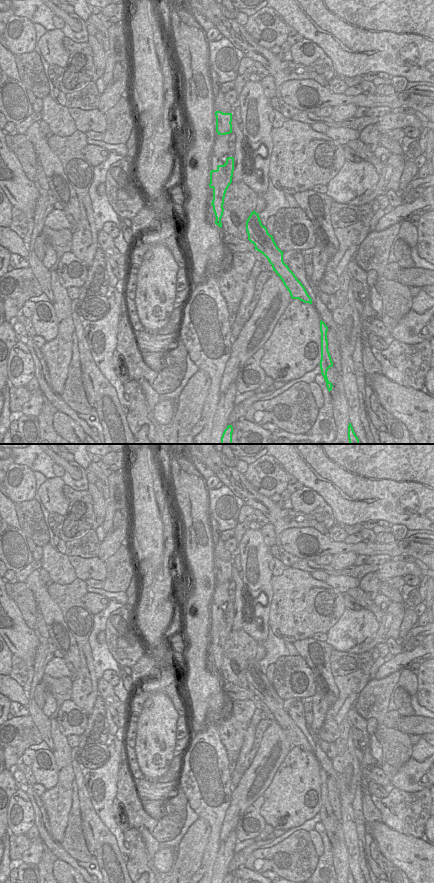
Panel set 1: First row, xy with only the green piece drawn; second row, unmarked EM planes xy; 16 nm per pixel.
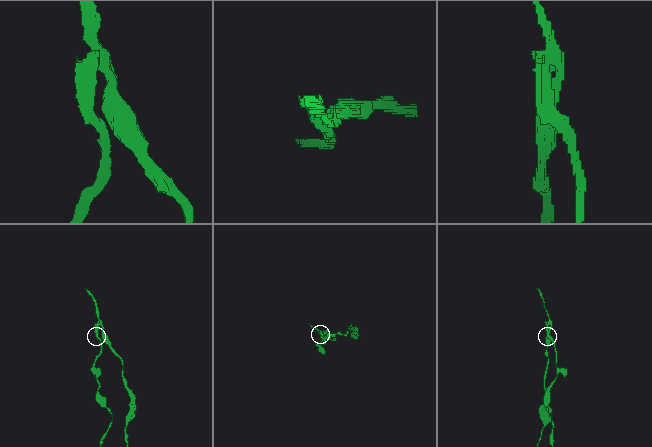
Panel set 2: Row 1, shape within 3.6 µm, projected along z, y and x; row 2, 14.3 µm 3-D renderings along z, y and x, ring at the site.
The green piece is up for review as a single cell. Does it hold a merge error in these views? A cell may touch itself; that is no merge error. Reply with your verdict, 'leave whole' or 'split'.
split

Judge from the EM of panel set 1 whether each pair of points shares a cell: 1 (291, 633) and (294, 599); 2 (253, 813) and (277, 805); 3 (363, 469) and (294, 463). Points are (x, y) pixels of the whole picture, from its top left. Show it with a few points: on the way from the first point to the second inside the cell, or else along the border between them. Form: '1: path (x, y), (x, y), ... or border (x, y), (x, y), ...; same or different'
1: path (291, 625), (294, 607); same
2: border (262, 795), (260, 815), (266, 823); different
3: path (346, 463), (334, 463), (325, 456), (311, 456); same

